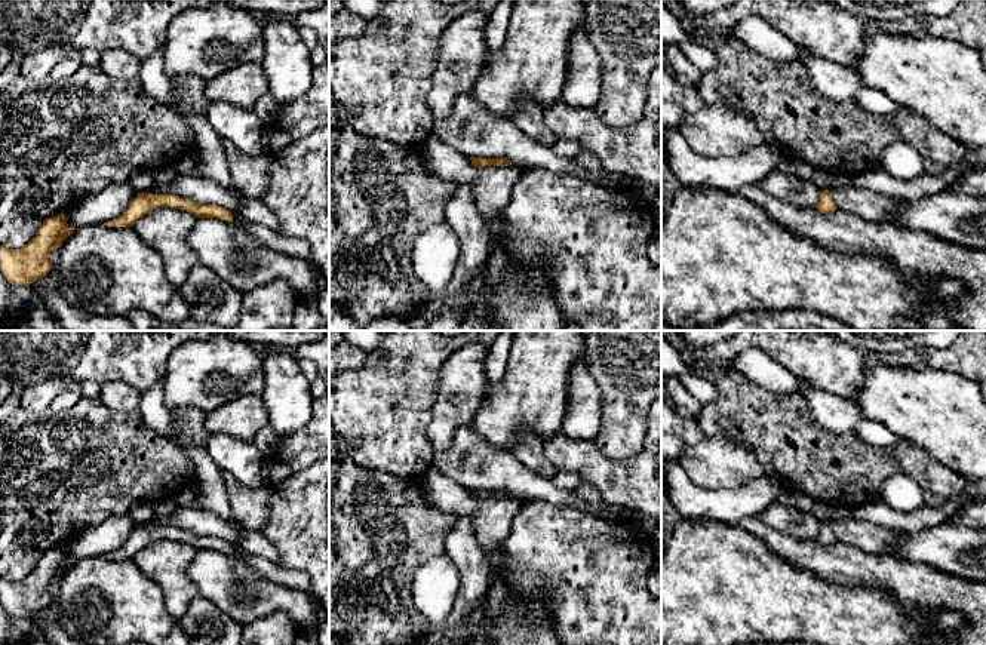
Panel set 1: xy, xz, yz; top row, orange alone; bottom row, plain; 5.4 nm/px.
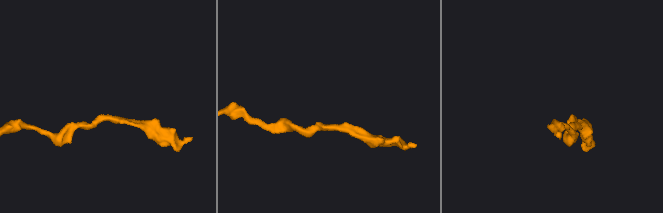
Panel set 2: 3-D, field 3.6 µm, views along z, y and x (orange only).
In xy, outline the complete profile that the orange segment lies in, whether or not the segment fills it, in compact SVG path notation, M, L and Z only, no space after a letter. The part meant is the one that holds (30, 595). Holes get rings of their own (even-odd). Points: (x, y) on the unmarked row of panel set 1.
M65 546L44 552L36 568L21 581L0 577L0 603L9 615L30 618L33 612L40 612L50 603L49 586L61 580L73 565Z

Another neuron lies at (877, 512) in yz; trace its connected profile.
M986 479L970 482L965 491L956 498L947 500L939 506L925 506L909 513L893 510L881 500L873 500L854 507L823 506L802 492L789 492L783 488L780 488L775 503L787 509L810 513L815 516L820 523L830 522L832 519L848 517L873 523L903 537L906 534L946 523L958 515L965 501L974 500L986 501Z

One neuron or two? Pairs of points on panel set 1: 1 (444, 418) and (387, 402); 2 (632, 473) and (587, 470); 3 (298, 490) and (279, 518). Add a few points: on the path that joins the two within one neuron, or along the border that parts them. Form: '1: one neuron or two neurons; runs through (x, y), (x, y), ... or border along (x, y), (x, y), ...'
1: two neurons; border along (439, 381), (426, 430), (432, 451)
2: one neuron; runs through (621, 473), (602, 473), (598, 470)
3: one neuron; runs through (298, 497), (286, 510)

